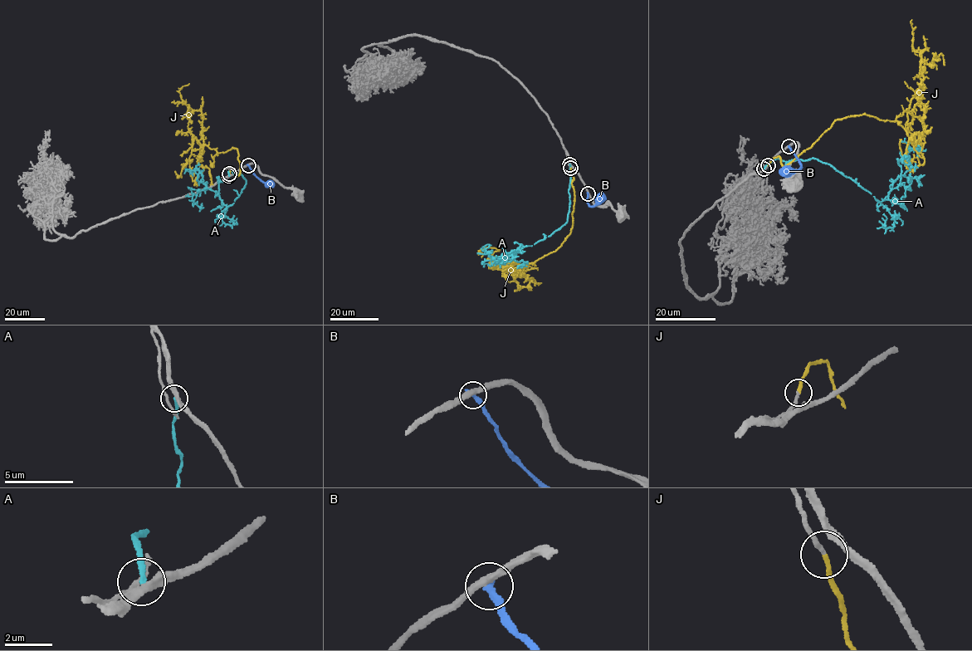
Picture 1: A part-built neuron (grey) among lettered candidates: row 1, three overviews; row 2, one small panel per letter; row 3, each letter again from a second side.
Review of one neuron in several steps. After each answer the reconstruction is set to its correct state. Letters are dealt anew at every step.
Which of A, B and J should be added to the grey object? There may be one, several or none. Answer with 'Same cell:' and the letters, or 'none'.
Same cell: J

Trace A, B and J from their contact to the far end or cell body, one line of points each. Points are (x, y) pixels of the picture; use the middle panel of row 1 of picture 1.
A: (569, 163), (567, 222), (501, 262), (500, 257), (484, 264)
B: (588, 193), (587, 201), (592, 206), (603, 193)
J: (570, 168), (575, 199), (571, 232), (554, 252), (510, 273), (522, 273), (524, 265), (538, 270)

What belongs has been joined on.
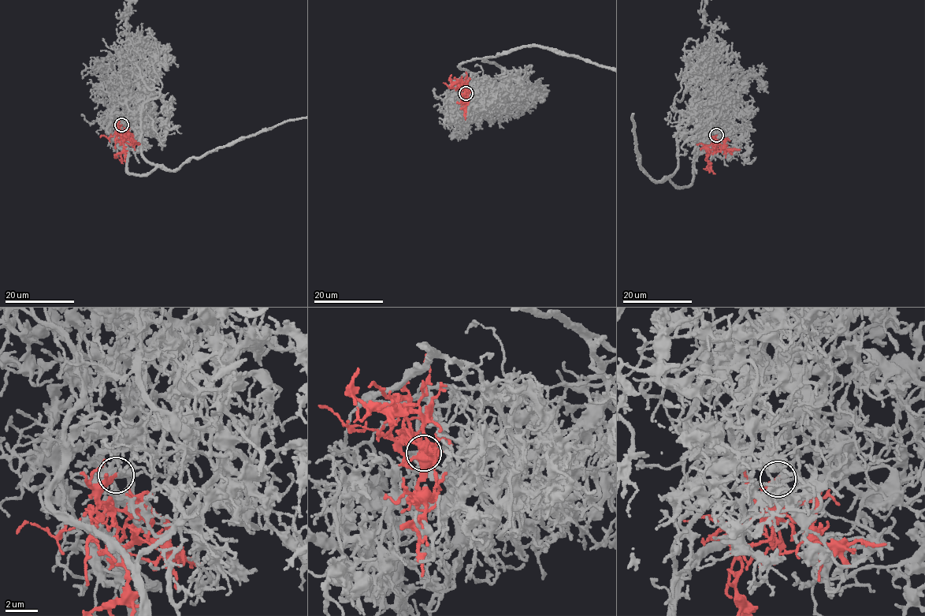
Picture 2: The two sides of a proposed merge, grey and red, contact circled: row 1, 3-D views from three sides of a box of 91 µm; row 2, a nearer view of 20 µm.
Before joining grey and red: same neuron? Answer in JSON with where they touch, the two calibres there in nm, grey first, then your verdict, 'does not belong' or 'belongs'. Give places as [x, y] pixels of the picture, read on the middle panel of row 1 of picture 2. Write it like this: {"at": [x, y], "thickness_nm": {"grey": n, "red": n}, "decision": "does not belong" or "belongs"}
{"at": [466, 93], "thickness_nm": {"grey": 200, "red": 240}, "decision": "belongs"}

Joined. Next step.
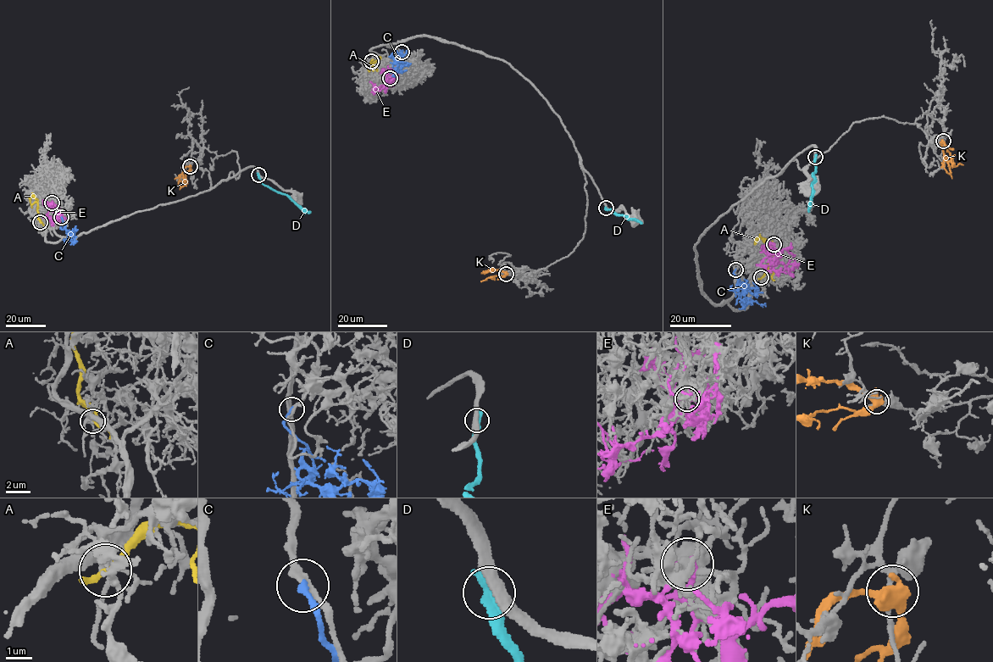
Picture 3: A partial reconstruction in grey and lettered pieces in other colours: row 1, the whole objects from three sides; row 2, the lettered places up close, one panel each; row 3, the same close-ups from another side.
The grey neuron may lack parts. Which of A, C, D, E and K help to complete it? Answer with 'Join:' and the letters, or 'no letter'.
Join: C

